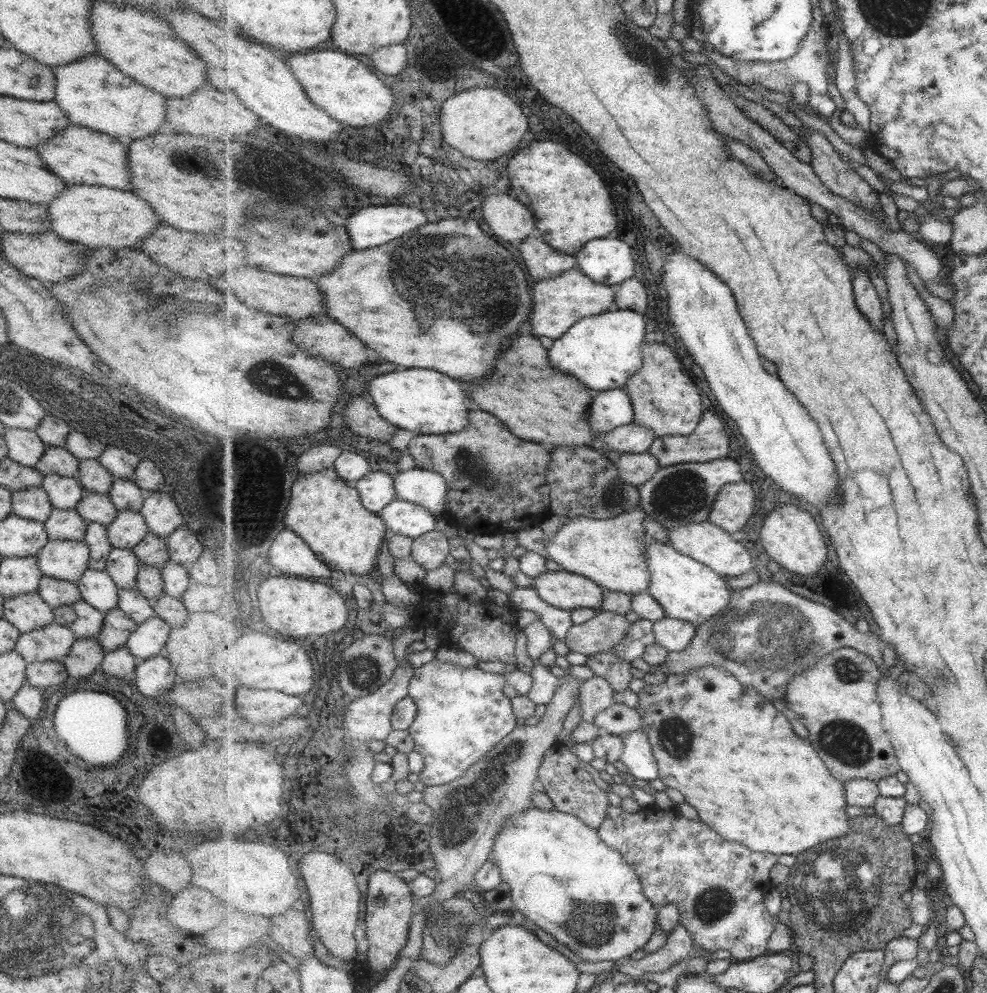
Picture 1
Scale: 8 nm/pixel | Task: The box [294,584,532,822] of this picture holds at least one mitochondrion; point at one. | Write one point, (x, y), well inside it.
(364, 671)

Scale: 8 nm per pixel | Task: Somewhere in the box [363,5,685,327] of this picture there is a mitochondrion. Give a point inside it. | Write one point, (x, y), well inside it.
(639, 50)

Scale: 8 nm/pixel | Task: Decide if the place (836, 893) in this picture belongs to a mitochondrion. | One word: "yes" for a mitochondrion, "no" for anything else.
yes

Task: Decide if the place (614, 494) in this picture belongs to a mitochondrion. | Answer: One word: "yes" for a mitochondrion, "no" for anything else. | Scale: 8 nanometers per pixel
yes

